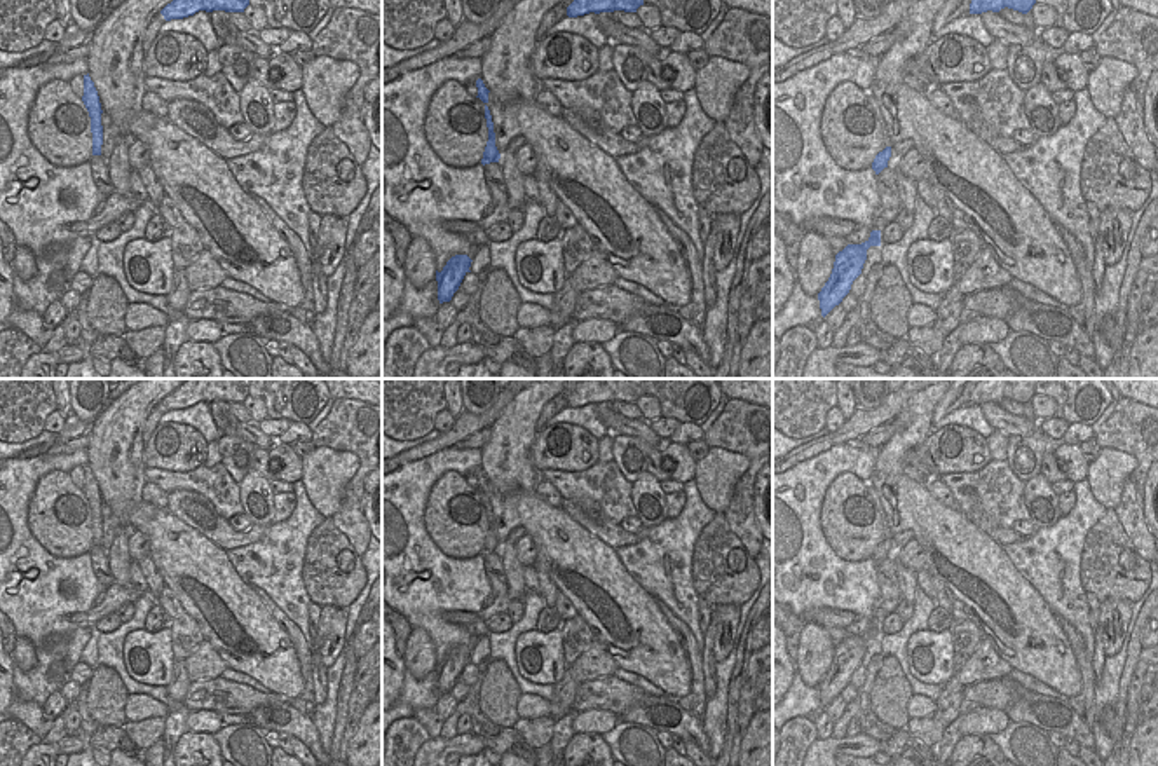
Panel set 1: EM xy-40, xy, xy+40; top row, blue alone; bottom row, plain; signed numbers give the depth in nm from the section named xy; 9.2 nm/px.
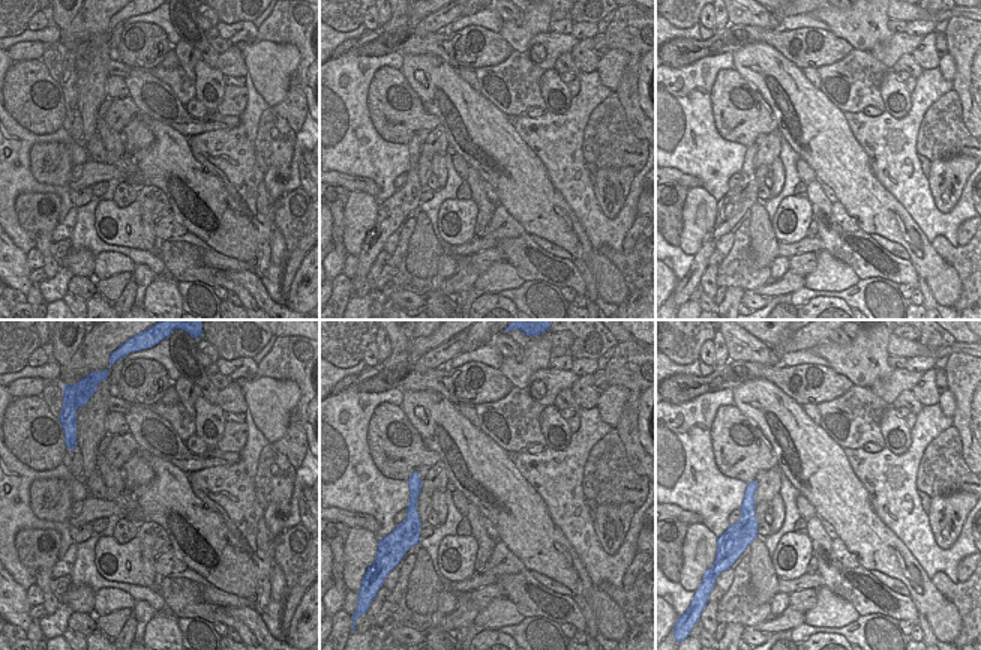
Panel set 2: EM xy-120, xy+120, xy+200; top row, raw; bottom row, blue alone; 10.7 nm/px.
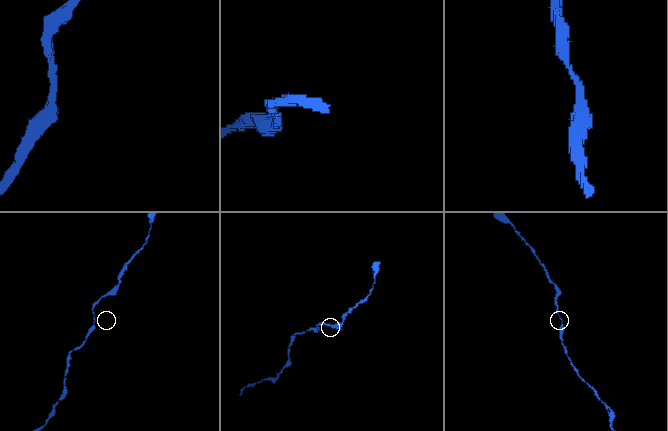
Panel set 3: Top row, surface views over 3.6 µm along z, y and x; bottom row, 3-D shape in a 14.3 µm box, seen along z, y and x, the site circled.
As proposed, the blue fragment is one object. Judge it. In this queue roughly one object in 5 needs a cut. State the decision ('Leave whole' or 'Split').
Leave whole.

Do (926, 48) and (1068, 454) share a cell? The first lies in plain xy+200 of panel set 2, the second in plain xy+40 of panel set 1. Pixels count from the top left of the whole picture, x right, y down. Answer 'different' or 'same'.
same

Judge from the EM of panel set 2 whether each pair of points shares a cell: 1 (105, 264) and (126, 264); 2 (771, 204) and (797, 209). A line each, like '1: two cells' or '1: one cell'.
1: one cell
2: two cells

